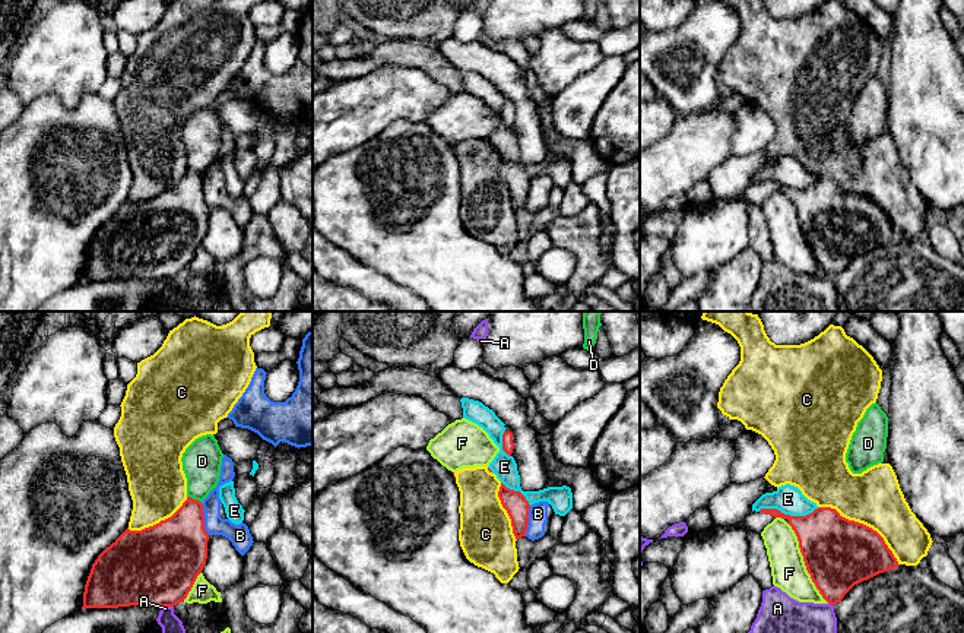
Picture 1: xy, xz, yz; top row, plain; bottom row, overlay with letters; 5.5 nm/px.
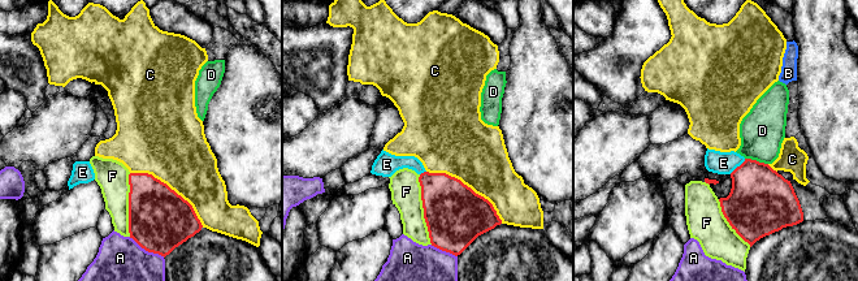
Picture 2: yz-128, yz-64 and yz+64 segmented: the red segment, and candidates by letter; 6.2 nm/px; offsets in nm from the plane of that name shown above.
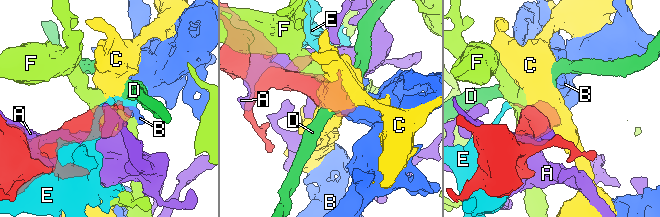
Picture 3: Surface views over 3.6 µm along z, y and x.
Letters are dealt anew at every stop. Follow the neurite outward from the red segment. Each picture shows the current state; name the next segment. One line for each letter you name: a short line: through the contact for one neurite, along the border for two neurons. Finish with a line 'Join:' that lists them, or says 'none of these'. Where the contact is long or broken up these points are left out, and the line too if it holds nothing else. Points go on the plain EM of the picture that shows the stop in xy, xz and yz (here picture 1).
Join: none of these

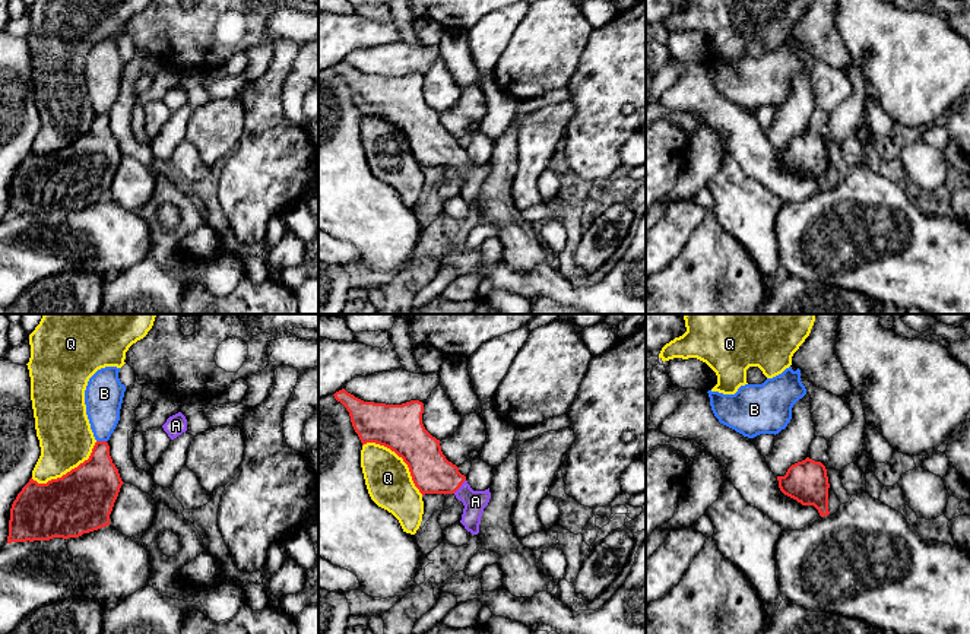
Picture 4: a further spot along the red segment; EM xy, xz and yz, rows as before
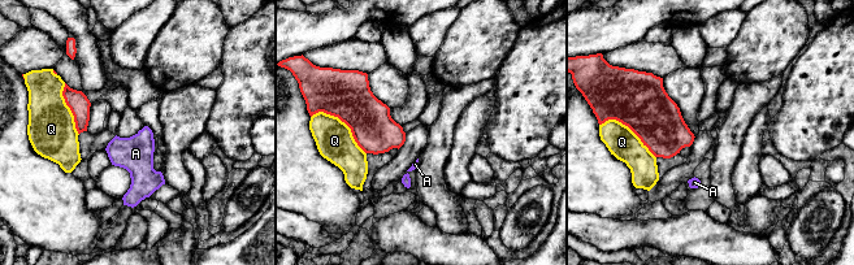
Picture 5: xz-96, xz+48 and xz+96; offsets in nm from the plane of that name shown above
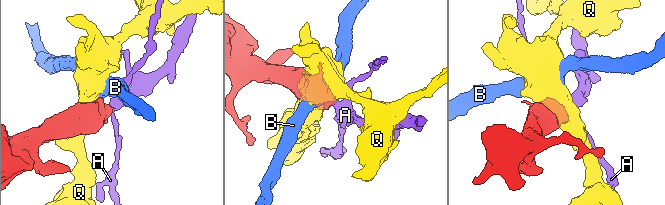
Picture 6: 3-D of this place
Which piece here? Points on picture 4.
A: xz (431, 145), (459, 159), (475, 174)
Join: A

